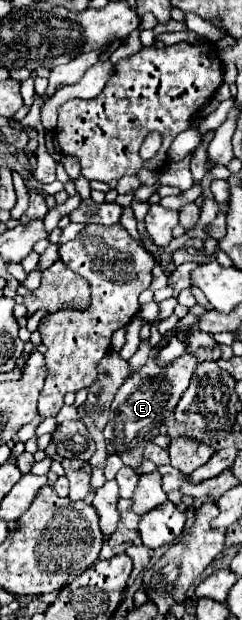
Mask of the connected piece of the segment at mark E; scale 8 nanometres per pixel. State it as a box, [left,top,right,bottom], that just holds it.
[105,316,217,468]

